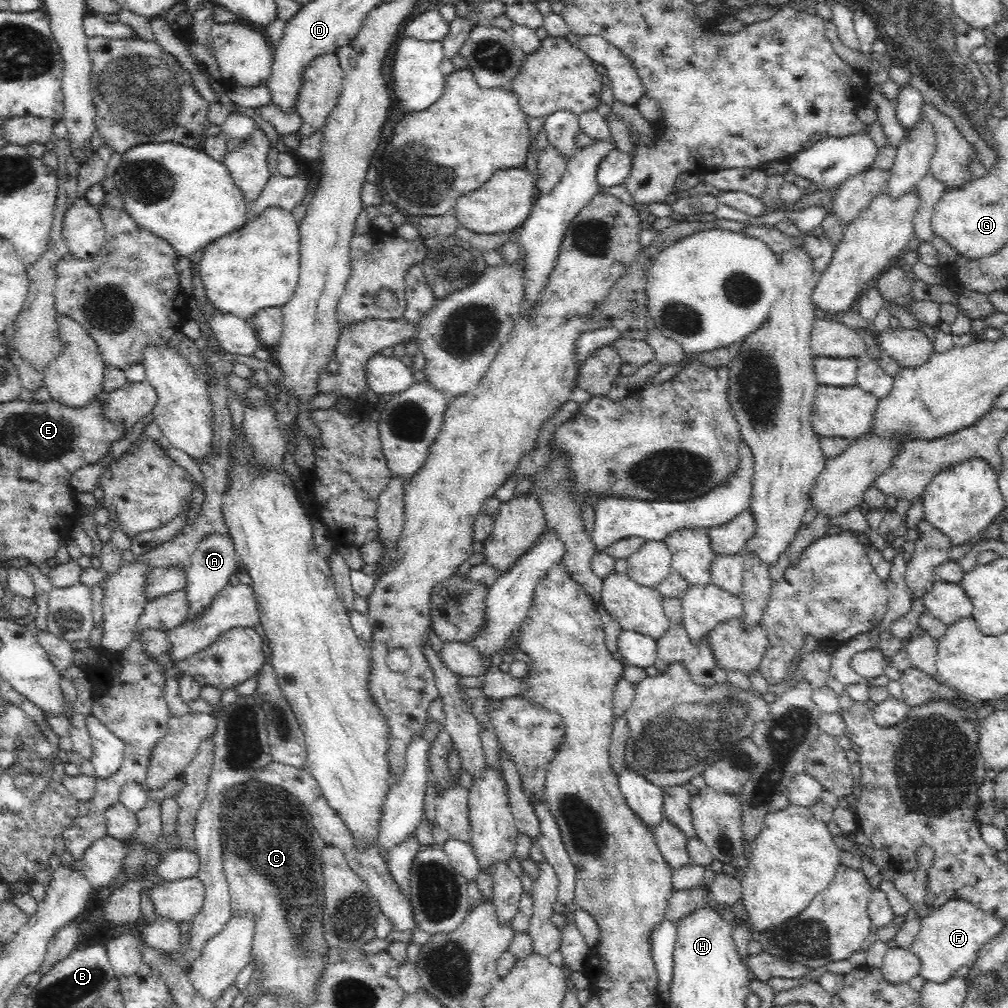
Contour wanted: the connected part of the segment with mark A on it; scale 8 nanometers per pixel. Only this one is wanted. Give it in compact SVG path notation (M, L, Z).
M220 534L206 536L192 553L190 566L185 571L188 607L186 619L197 619L198 615L208 612L208 608L214 602L218 592L221 592L229 584L230 576L236 574L240 569L240 561L229 536L221 536Z

